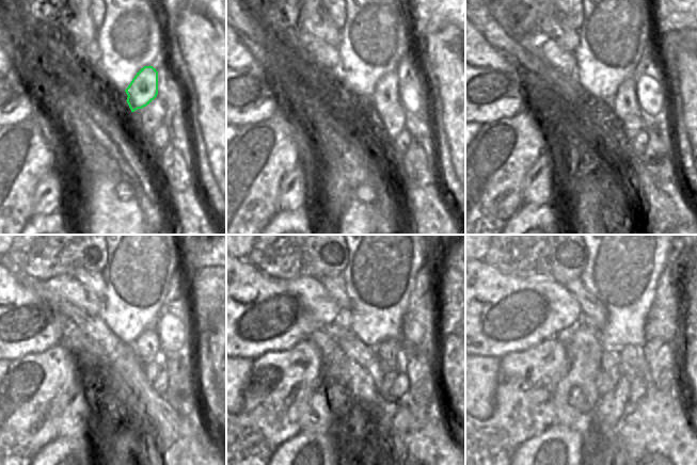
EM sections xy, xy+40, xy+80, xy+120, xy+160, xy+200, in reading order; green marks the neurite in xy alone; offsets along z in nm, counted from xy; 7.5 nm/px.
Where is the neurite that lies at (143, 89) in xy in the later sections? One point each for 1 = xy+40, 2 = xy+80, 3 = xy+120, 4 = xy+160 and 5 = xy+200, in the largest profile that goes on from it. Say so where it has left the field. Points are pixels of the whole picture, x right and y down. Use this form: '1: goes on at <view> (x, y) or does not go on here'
1: goes on at xy+40 (385, 97)
2: goes on at xy+80 (624, 103)
3: goes on at xy+120 (147, 345)
4: goes on at xy+160 (390, 352)
5: goes on at xy+200 (629, 354)

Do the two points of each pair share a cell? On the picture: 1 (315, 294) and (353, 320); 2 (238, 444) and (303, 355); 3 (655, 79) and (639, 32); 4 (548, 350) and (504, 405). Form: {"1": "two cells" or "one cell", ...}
{"1": "two cells", "2": "one cell", "3": "two cells", "4": "one cell"}

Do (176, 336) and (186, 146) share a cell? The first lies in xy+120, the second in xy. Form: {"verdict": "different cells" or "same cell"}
{"verdict": "same cell"}

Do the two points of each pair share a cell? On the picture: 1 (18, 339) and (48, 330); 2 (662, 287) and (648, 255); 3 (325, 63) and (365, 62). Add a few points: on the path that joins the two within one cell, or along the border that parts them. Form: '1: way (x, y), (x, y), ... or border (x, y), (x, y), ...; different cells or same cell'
1: way (26, 332), (28, 330), (41, 330); same cell
2: border (672, 257), (666, 259), (651, 302); different cells
3: border (337, 47), (338, 62), (334, 76); different cells

